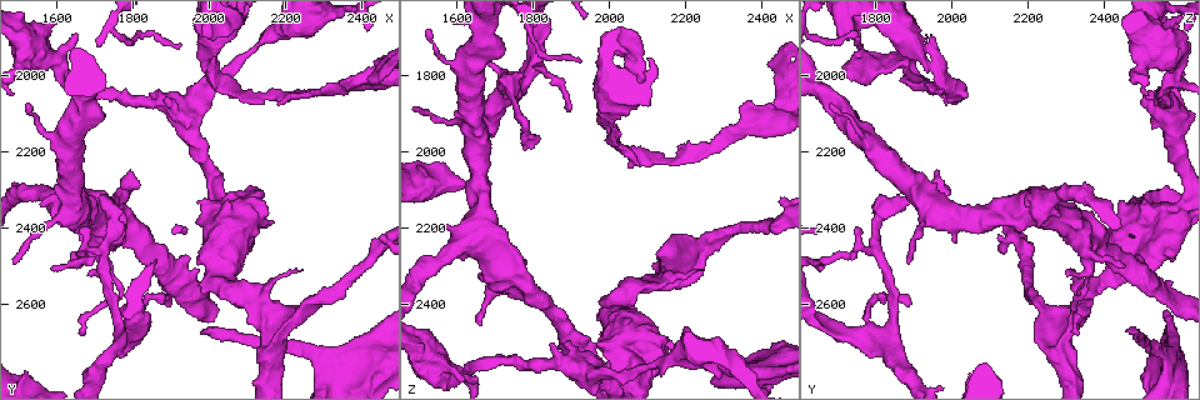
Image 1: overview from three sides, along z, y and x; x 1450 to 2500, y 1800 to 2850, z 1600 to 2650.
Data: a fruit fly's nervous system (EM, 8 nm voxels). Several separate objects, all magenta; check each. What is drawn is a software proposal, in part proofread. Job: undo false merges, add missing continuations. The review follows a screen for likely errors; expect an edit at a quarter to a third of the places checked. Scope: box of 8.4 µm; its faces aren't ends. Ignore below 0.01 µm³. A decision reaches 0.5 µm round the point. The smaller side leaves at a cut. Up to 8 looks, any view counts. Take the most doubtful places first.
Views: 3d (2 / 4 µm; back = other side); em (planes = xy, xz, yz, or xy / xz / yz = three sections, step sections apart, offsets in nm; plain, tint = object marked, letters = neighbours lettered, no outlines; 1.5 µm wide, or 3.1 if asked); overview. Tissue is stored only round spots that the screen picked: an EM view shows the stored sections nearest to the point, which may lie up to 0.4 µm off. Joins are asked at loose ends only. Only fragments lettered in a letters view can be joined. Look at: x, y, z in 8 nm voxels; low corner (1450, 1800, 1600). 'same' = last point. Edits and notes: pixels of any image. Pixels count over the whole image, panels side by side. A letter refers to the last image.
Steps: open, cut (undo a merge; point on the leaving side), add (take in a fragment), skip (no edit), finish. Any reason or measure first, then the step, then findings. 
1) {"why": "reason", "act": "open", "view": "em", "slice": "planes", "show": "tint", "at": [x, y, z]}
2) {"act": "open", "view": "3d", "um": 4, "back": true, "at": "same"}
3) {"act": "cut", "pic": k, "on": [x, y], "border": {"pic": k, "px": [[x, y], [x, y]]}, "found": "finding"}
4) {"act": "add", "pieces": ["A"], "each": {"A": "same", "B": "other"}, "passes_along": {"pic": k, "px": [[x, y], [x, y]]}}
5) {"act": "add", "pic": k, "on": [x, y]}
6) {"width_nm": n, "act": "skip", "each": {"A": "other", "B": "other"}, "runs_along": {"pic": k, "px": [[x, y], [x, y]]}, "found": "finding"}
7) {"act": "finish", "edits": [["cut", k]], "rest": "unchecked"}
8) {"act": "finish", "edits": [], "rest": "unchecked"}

{"why": "abrupt turn", "act": "open", "view": "em", "slice": "xy", "step": 8, "show": "tint", "at": [1730, 2460, 1805]}

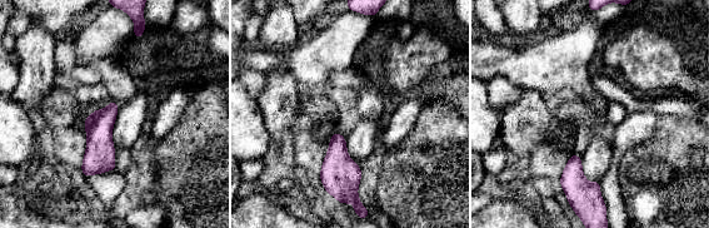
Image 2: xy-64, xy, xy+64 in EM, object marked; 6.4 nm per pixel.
{"act": "open", "view": "em", "slice": "yz", "step": 8, "show": "tint", "at": "same"}

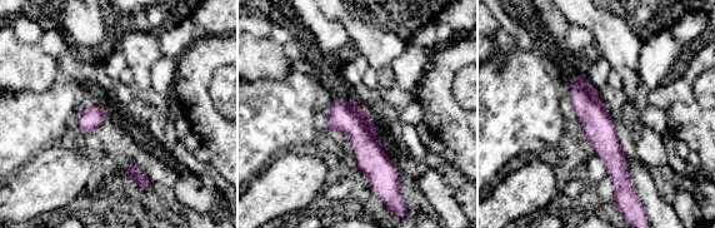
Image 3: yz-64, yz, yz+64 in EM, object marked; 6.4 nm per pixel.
{"act": "open", "view": "em", "slice": "yz", "step": 8, "show": "letters", "at": "same"}

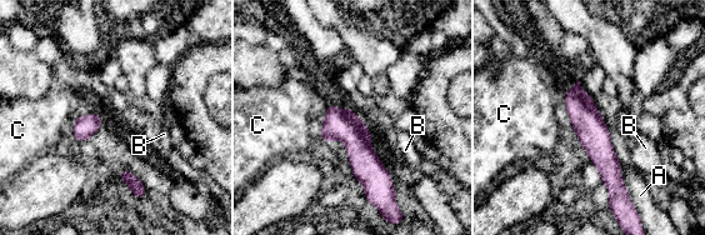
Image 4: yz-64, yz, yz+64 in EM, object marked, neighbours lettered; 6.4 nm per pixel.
{"act": "skip", "each": {"A": "other", "B": "other", "C": "other"}, "border": {"pic": 4, "px": [[619, 164], [624, 186], [634, 205]]}, "found": "one neuron here"}

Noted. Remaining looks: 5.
{"why": "branch stops here", "act": "open", "view": "em", "um": 3.1, "slice": "xz", "step": 16, "show": "tint", "at": [1645, 1885, 2585]}

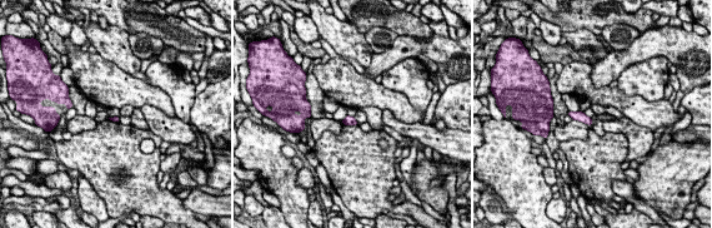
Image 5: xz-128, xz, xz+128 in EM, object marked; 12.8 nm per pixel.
{"why": "another direction", "act": "open", "view": "em", "um": 3.1, "slice": "planes", "show": "letters", "at": "same"}

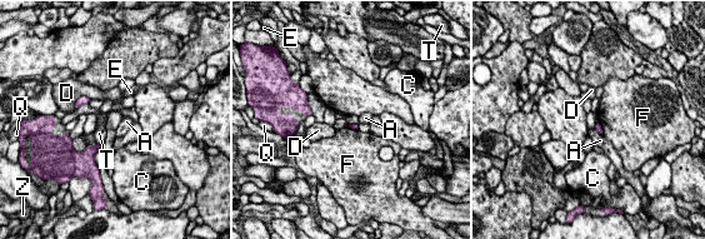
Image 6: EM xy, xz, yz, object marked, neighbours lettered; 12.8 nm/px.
{"act": "skip", "each": {"A": "other", "C": "other", "D": "other", "E": "other", "F": "other", "Q": "other", "T": "other", "Z": "other"}, "border": {"pic": 6, "px": [[88, 103], [76, 109]]}, "found": "none of them fits"}

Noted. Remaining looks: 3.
{"why": "sudden change in width", "act": "open", "view": "em", "slice": "planes", "show": "plain", "at": [1740, 2520, 2360]}

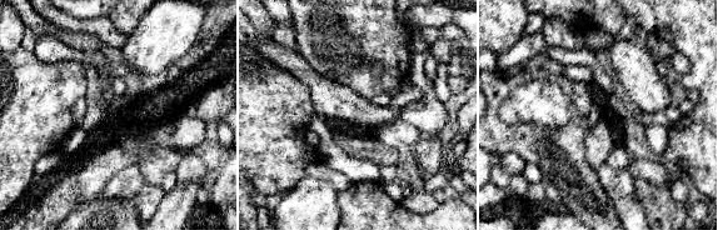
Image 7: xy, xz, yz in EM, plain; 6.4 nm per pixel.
{"why": "see the neighbours", "act": "open", "view": "em", "slice": "planes", "show": "letters", "at": "same"}

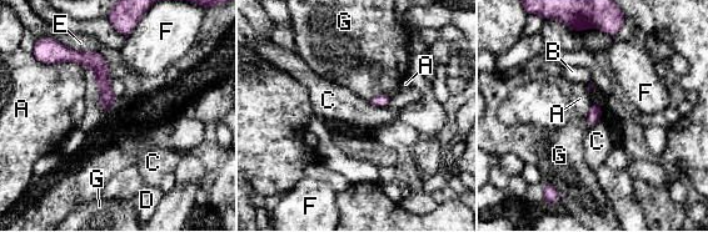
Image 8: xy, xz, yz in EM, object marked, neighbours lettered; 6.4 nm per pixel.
{"act": "skip", "each": {"A": "other", "B": "other", "C": "other", "D": "other", "E": "other", "F": "other", "G": "other"}, "border": {"pic": 8, "px": [[368, 101], [378, 106], [387, 106]]}, "found": "one neuron here"}

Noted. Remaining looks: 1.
{"act": "finish", "edits": [], "rest": "unchecked"}

